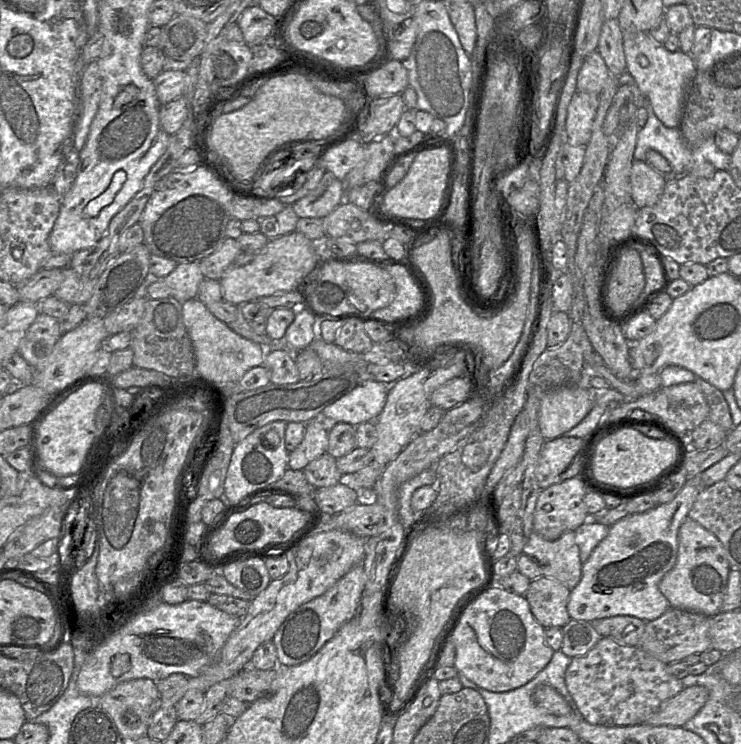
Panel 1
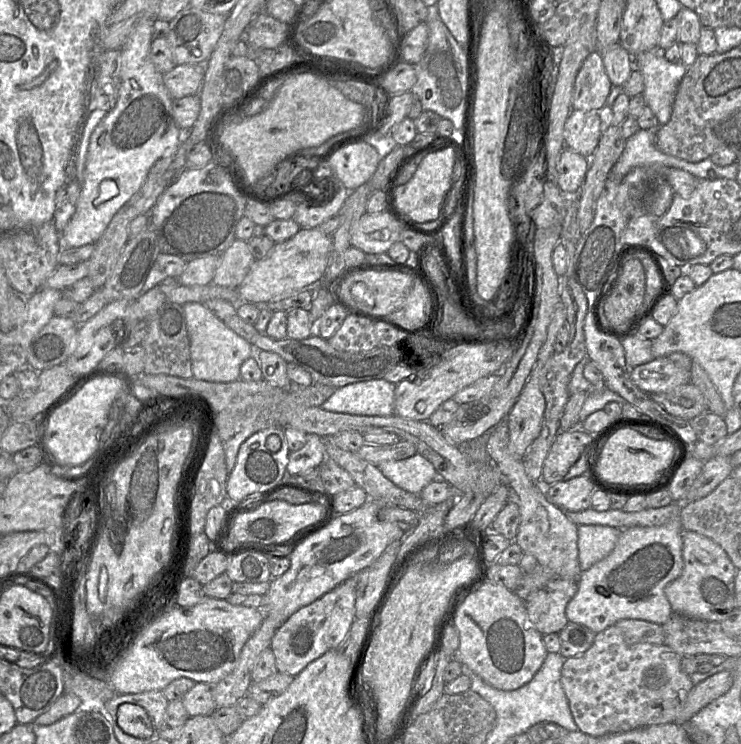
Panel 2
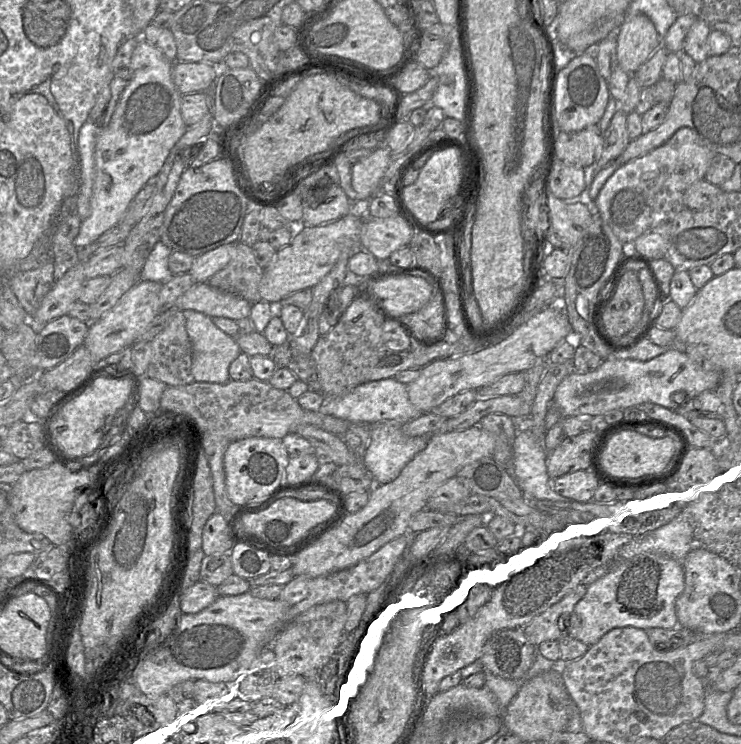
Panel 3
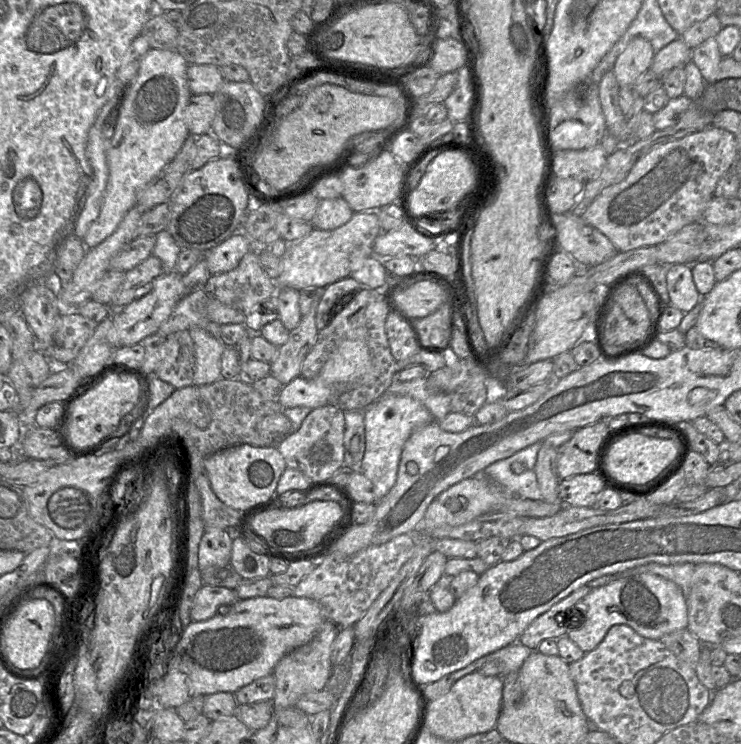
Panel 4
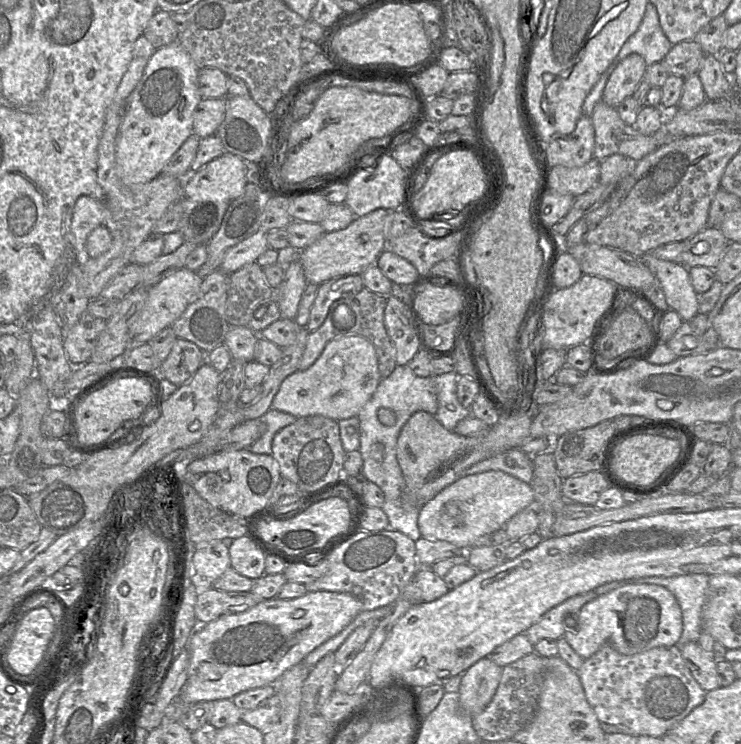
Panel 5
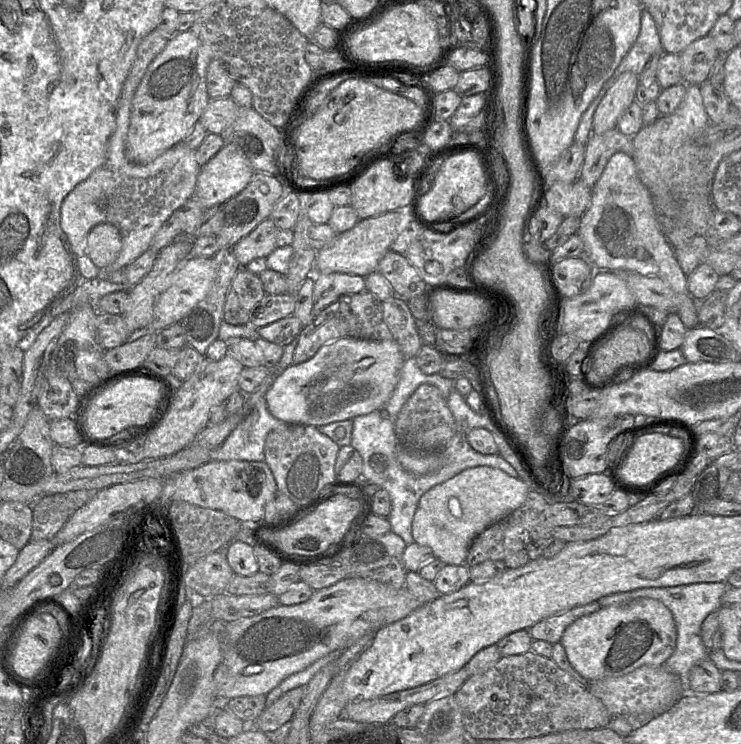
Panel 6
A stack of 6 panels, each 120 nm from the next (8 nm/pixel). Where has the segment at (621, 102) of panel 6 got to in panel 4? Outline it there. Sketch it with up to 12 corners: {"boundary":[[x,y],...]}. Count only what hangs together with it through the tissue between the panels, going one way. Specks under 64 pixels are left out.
{"boundary":[[633,38],[612,68],[619,87],[632,87],[650,69],[648,40]]}

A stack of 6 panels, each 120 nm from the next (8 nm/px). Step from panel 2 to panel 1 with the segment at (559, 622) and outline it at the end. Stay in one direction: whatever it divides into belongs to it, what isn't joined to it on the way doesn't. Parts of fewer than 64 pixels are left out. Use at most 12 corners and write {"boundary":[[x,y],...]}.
{"boundary":[[555,579],[530,581],[524,595],[545,628],[570,620],[570,589]]}

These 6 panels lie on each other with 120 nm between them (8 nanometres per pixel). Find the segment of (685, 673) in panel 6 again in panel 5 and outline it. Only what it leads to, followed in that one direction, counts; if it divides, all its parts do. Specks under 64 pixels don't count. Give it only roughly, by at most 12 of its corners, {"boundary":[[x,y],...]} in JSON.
{"boundary":[[688,574],[611,581],[598,596],[625,585],[658,585],[676,598],[683,619],[679,644],[702,632],[709,576]]}

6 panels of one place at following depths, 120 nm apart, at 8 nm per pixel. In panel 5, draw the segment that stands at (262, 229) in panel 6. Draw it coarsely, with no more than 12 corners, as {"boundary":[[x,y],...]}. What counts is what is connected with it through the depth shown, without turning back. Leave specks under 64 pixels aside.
{"boundary":[[258,230],[227,251],[219,270],[232,274],[267,249]]}

